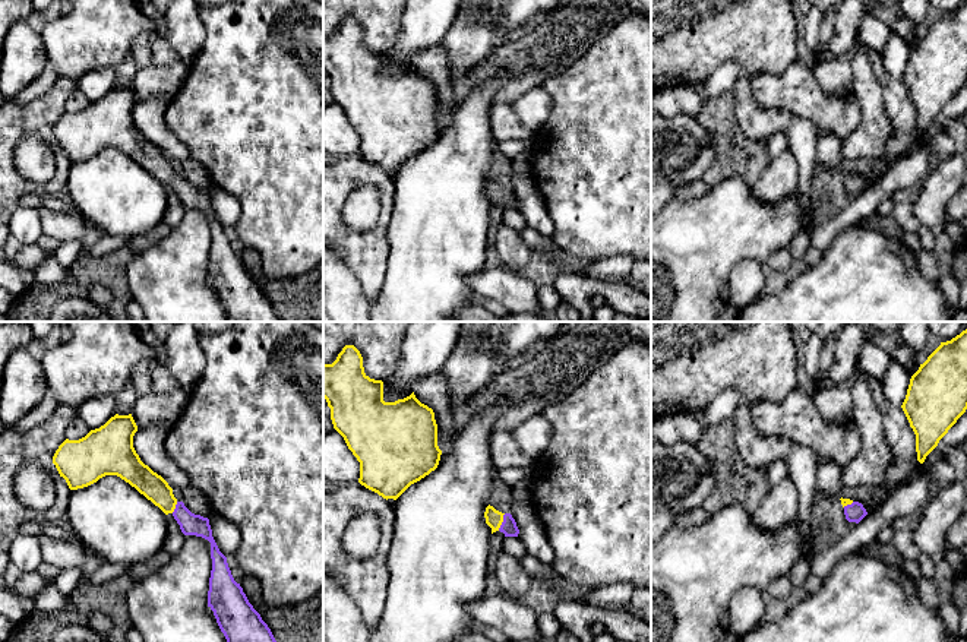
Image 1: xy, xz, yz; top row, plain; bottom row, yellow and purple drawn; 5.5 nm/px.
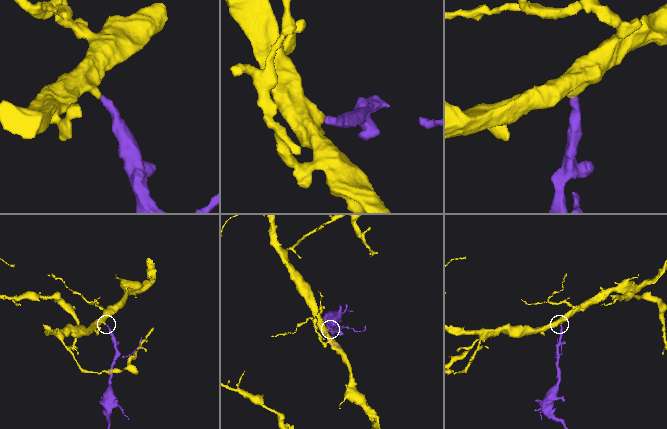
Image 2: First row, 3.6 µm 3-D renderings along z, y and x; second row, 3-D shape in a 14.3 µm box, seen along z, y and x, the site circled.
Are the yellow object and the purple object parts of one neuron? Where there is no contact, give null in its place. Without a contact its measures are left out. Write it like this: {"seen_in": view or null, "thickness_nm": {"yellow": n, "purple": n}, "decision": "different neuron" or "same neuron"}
{"seen_in": "xz", "thickness_nm": {"yellow": 100, "purple": 90}, "decision": "same neuron"}

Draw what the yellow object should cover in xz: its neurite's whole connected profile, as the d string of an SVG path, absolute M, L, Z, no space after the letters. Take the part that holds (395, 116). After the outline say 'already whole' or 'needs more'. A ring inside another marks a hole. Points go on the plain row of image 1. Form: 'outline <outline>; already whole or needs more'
outline M345 18L332 37L323 37L323 70L331 80L334 101L344 110L360 135L358 155L383 171L396 173L411 156L439 137L434 85L414 64L395 75L383 73L383 54L364 45L363 29L354 18Z; already whole

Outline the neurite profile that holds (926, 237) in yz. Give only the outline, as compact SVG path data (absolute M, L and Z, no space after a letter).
M920 225L916 234L919 237L922 249L932 252L936 243L933 233L926 225Z

